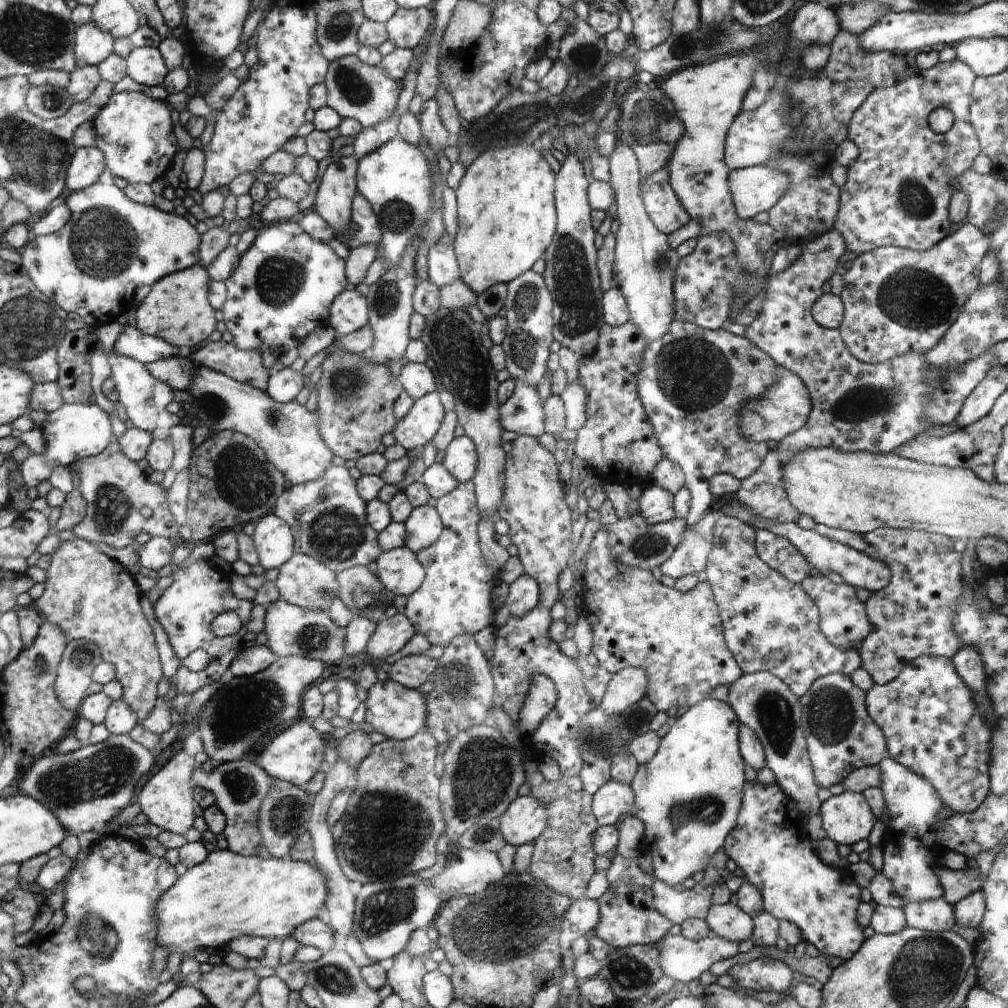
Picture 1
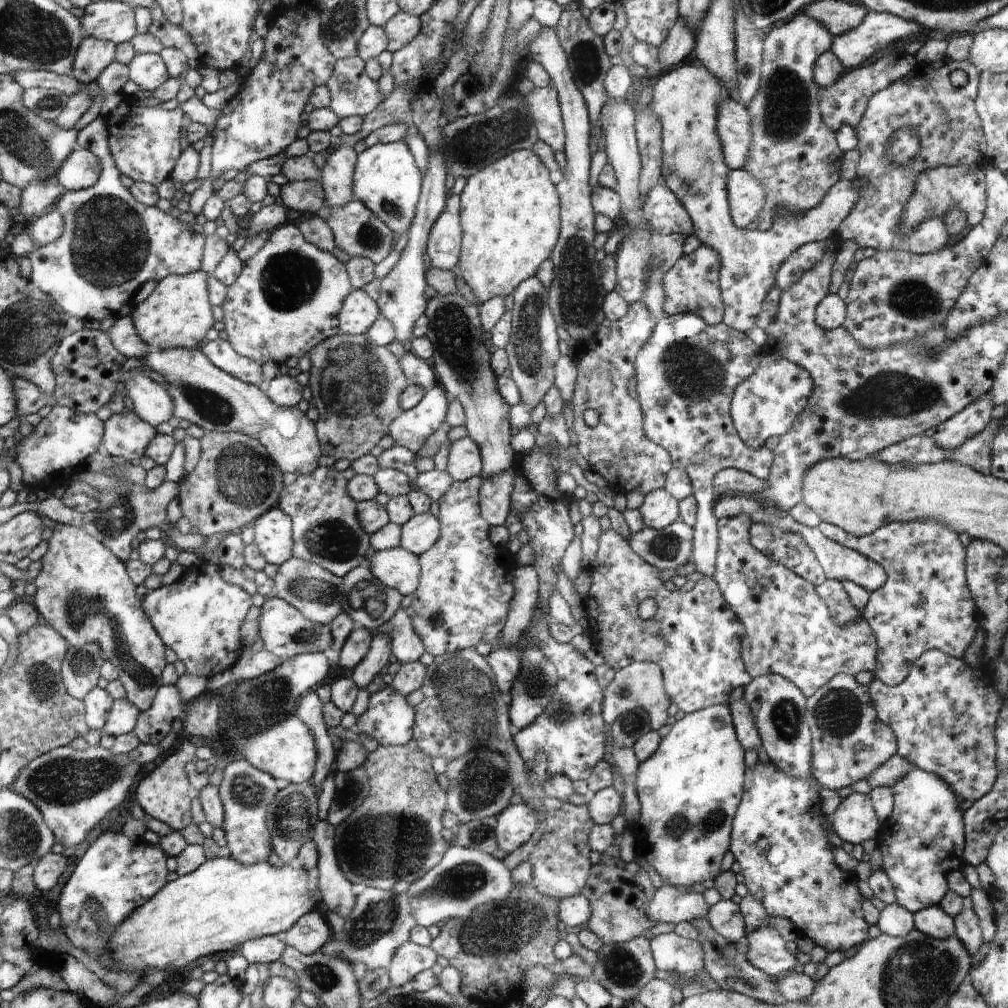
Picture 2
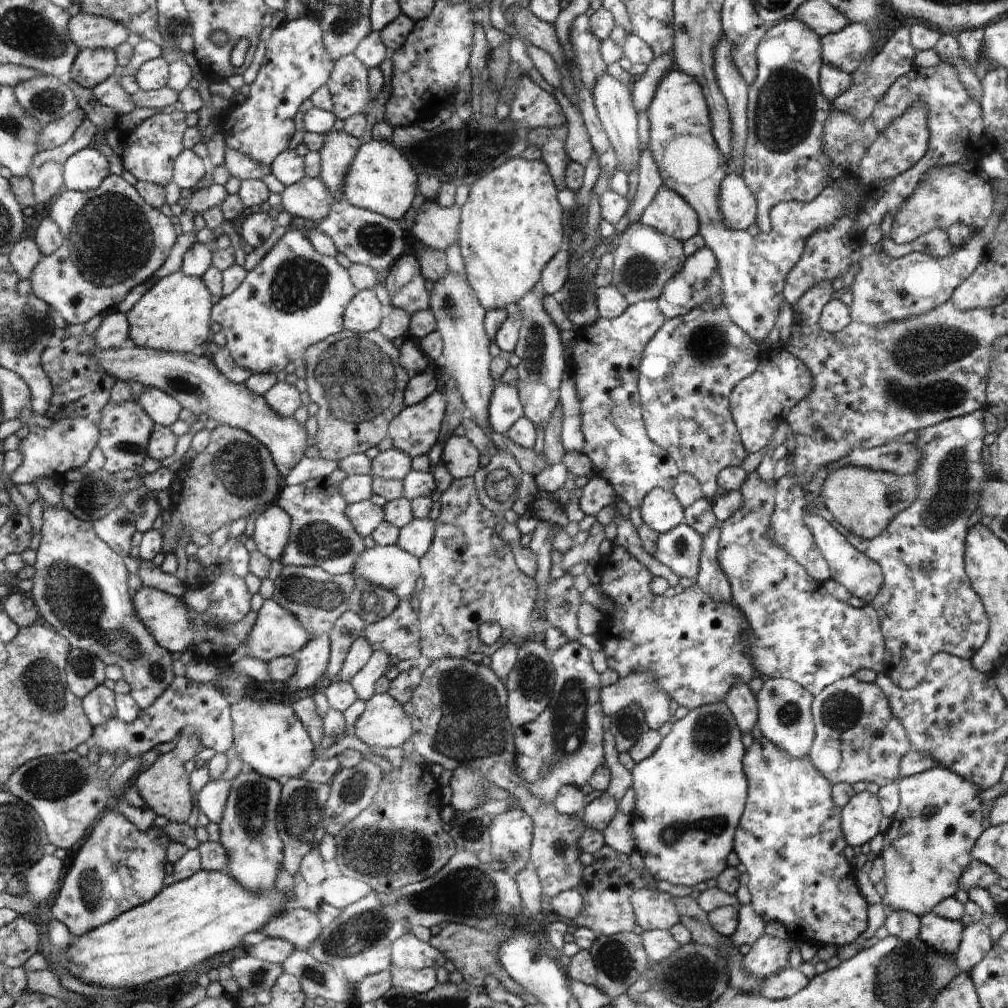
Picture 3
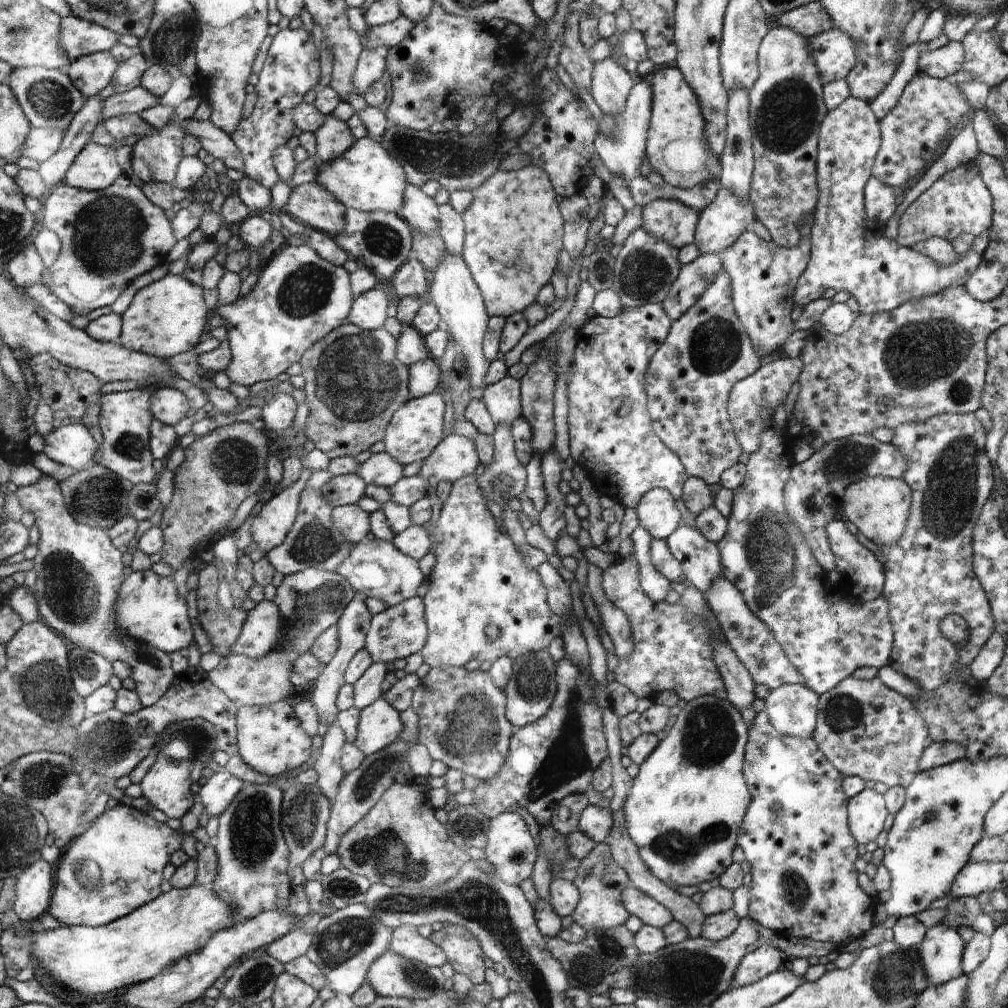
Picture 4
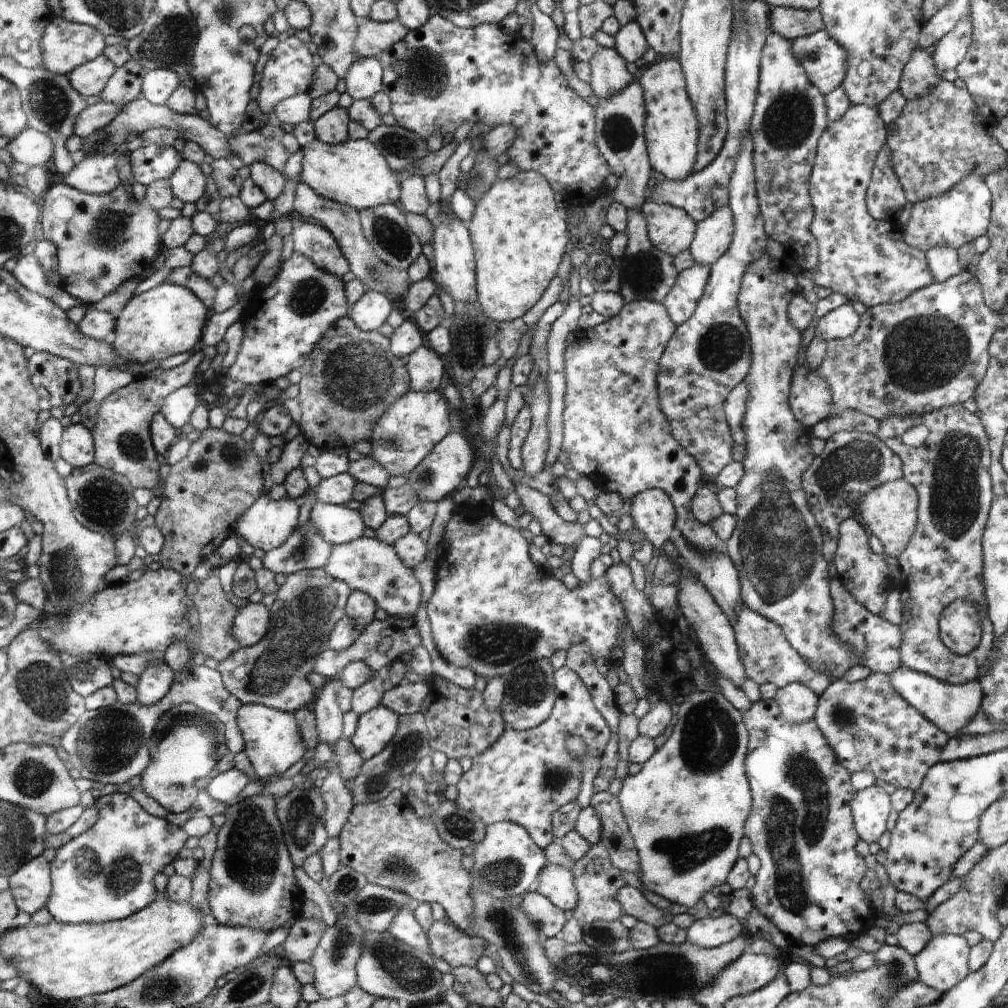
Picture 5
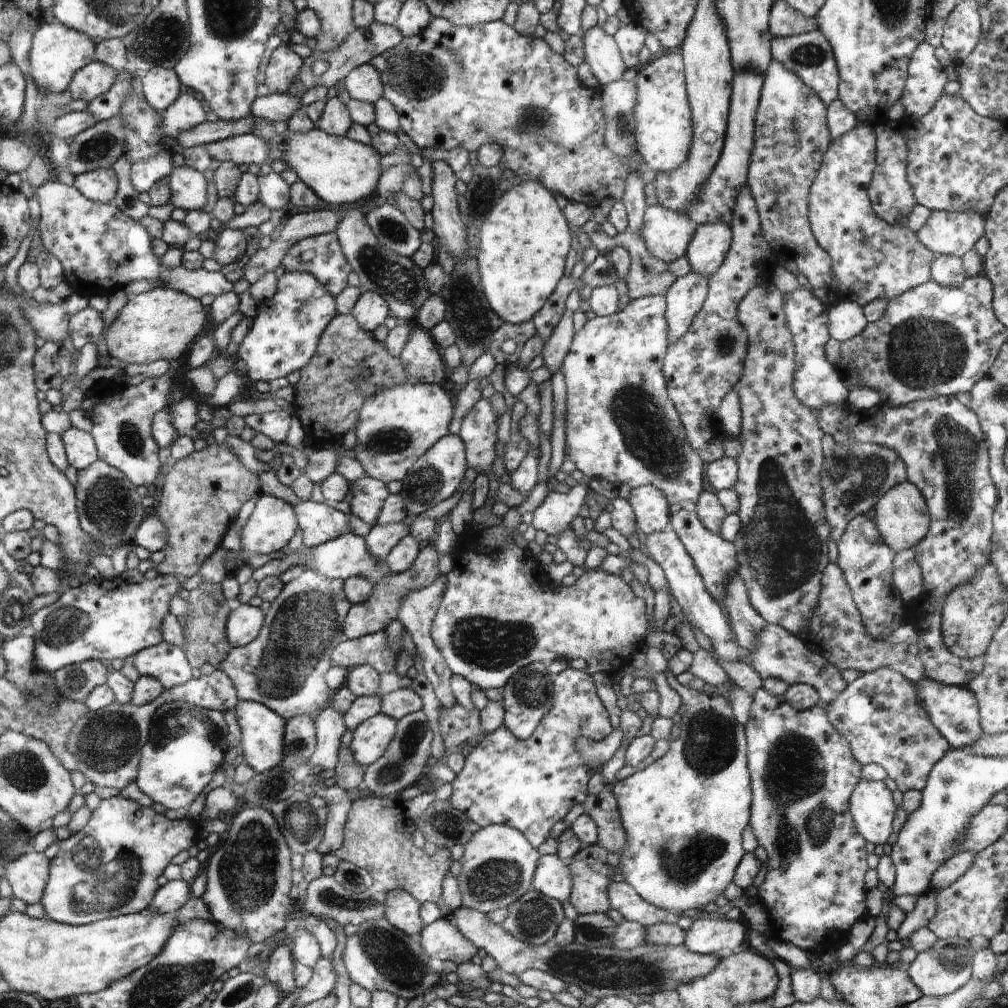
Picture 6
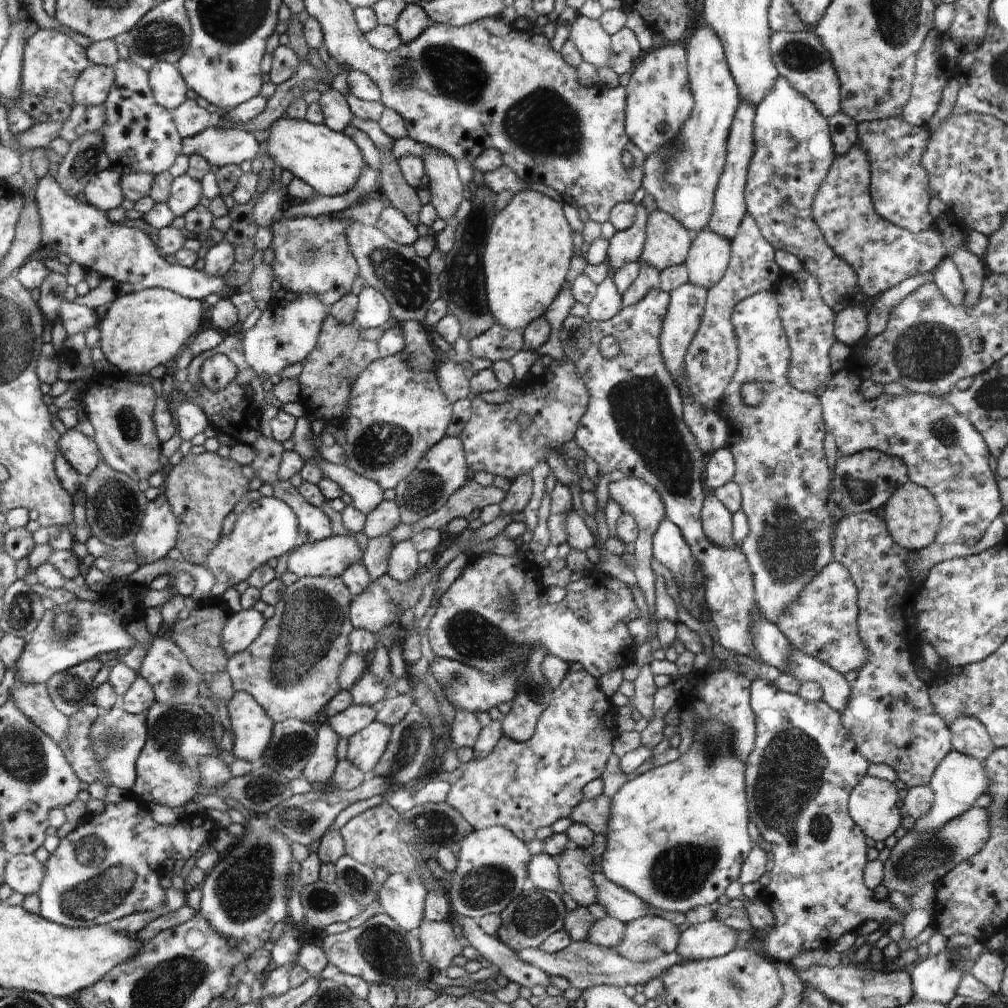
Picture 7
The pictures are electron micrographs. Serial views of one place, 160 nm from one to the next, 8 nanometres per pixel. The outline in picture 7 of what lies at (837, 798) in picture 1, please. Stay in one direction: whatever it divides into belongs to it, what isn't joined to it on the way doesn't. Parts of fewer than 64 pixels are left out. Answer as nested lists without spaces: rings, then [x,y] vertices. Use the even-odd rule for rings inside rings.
[[[867,775],[851,793],[850,814],[874,841],[886,841],[902,822],[894,783]]]

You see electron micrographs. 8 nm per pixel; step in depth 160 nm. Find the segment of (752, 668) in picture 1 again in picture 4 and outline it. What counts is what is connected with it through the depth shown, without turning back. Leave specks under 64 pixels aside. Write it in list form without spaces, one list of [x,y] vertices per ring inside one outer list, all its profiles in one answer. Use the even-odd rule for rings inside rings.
[[[768,408],[766,414],[764,414],[764,420],[768,420],[768,426],[764,428],[759,451],[752,454],[750,460],[748,460],[747,475],[742,487],[733,492],[733,508],[730,517],[727,519],[726,534],[724,534],[720,542],[718,542],[718,548],[720,551],[720,560],[723,562],[723,576],[731,584],[734,584],[736,589],[740,590],[740,594],[742,594],[743,600],[746,602],[752,614],[759,617],[760,621],[764,621],[764,624],[768,625],[772,633],[772,638],[774,638],[776,644],[780,644],[780,648],[784,650],[786,660],[798,670],[799,674],[802,674],[804,685],[816,695],[820,696],[831,691],[832,688],[835,688],[848,677],[853,676],[860,668],[872,667],[880,670],[886,667],[890,663],[891,654],[894,650],[894,629],[891,627],[888,601],[882,596],[872,601],[862,602],[850,602],[841,598],[838,594],[839,586],[832,586],[832,580],[828,580],[828,570],[820,568],[820,564],[816,562],[816,558],[814,558],[811,548],[808,548],[808,544],[806,544],[806,540],[804,540],[804,534],[800,532],[798,524],[788,518],[787,510],[784,508],[783,492],[786,490],[787,481],[791,479],[792,468],[795,468],[797,464],[796,452],[793,452],[794,445],[788,442],[788,425],[781,427],[780,424],[776,424],[776,409],[777,408]]]

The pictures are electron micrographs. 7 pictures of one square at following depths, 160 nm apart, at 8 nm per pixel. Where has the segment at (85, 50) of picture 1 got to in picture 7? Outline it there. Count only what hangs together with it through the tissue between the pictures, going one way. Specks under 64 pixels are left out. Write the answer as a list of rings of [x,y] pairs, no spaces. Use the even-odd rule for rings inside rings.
[[[93,65],[80,76],[75,89],[77,105],[84,107],[105,104],[115,87],[115,70],[112,67]]]

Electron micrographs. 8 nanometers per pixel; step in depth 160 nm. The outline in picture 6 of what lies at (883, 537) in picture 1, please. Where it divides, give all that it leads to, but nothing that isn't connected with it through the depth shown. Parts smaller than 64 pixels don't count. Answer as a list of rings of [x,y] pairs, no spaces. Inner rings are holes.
[[[954,396],[950,398],[932,398],[916,400],[906,406],[888,406],[880,404],[868,410],[851,408],[851,406],[827,406],[819,412],[820,428],[832,436],[836,445],[850,442],[873,443],[894,450],[903,458],[907,468],[907,481],[914,484],[927,500],[931,525],[927,536],[920,540],[912,550],[916,552],[916,562],[922,574],[922,593],[912,603],[908,620],[918,634],[918,656],[927,679],[946,685],[966,687],[980,676],[984,670],[984,655],[977,658],[959,658],[943,644],[942,610],[944,598],[960,584],[966,584],[986,567],[990,558],[990,536],[992,536],[992,514],[998,507],[999,496],[996,496],[994,478],[988,472],[987,440],[980,430],[979,418]]]

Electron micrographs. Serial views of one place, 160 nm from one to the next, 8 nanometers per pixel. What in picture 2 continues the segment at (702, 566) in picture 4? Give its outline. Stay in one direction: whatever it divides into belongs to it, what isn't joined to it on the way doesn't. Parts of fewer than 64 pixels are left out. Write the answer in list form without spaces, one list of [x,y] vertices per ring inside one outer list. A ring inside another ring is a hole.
[[[677,520],[661,529],[644,527],[640,533],[630,534],[626,537],[631,547],[654,568],[660,572],[672,569],[676,571],[684,567],[690,560],[693,560],[694,552],[694,528],[691,525]]]

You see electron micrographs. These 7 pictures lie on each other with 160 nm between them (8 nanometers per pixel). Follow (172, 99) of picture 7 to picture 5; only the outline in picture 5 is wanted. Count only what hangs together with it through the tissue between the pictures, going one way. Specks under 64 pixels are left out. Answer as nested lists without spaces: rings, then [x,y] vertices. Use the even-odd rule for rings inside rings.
[[[151,69],[144,76],[141,97],[151,104],[165,105],[170,94],[181,84],[172,70]]]

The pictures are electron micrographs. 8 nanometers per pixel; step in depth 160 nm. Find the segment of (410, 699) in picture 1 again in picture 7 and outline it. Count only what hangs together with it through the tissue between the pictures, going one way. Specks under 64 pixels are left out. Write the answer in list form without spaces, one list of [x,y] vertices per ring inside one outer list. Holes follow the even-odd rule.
[[[373,721],[348,739],[347,760],[370,775],[390,742],[392,727]]]

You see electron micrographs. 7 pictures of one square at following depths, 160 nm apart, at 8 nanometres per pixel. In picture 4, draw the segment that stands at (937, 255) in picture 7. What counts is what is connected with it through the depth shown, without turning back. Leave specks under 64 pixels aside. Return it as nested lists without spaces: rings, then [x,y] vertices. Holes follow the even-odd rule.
[[[849,97],[834,110],[828,110],[819,129],[816,162],[819,198],[813,212],[808,265],[792,296],[796,306],[818,300],[832,288],[849,292],[858,301],[858,314],[888,312],[910,300],[963,287],[982,263],[982,258],[971,249],[954,264],[938,264],[924,253],[886,238],[884,224],[870,220],[865,213],[863,191],[881,147],[879,120],[867,101]]]

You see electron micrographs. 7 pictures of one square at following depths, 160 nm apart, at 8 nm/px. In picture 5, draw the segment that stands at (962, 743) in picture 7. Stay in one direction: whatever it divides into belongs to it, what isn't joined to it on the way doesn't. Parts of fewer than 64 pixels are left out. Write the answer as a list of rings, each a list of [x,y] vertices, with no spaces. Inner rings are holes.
[[[906,667],[898,668],[888,674],[890,686],[910,704],[924,718],[936,724],[949,738],[956,737],[958,732],[976,716],[981,708],[983,691],[978,680],[960,685],[946,684],[928,674],[910,670]]]

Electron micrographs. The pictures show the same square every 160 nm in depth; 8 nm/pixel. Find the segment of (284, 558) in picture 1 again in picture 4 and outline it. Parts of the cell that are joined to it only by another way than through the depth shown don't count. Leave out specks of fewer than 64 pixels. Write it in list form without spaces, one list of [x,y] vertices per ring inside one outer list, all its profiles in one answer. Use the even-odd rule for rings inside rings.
[[[304,468],[300,478],[290,486],[280,487],[280,493],[266,501],[260,514],[250,522],[252,541],[266,555],[284,543],[288,532],[295,525],[300,492],[304,490],[312,474],[312,470]]]

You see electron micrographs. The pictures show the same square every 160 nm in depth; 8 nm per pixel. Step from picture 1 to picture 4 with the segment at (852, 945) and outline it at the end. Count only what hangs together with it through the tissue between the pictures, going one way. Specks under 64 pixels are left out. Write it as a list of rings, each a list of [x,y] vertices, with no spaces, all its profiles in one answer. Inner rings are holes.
[[[762,710],[757,714],[754,724],[752,724],[751,737],[746,744],[746,758],[743,763],[743,776],[746,780],[748,790],[750,790],[751,800],[746,815],[740,824],[740,834],[738,834],[738,846],[742,849],[746,860],[751,864],[752,884],[749,886],[750,902],[749,917],[764,928],[779,933],[784,937],[798,937],[799,940],[811,939],[820,942],[833,942],[836,946],[840,942],[848,940],[848,938],[862,938],[864,932],[869,932],[873,928],[872,900],[870,895],[866,896],[862,892],[862,888],[856,882],[856,870],[854,870],[854,862],[856,862],[856,840],[852,836],[851,830],[848,828],[847,805],[849,800],[842,792],[843,776],[820,752],[819,746],[816,744],[814,737],[796,738],[794,736],[782,736],[776,734],[771,727],[766,712]]]

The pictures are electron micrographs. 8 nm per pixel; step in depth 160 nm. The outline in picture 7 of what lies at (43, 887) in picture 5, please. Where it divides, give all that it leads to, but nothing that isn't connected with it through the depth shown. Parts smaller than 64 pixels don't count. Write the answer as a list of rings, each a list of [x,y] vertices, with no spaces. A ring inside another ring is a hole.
[[[18,854],[10,856],[7,867],[6,883],[16,893],[25,897],[40,894],[48,876],[48,864],[40,861],[36,854]]]

